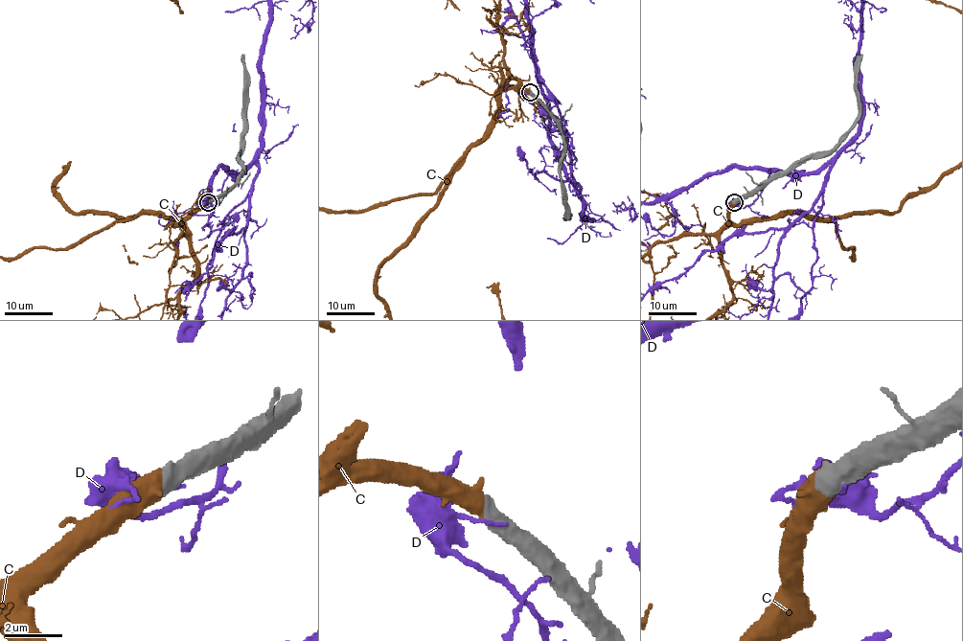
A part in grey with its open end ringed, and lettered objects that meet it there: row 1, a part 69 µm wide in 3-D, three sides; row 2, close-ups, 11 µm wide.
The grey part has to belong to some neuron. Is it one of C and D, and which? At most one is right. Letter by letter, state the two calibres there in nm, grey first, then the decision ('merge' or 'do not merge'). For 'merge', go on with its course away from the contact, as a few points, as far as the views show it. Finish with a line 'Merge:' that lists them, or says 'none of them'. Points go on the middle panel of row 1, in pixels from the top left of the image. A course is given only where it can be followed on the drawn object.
C: 650 nm thick on the grey side, 700 nm on the other; merge
D: 750 nm thick on the grey side, 140 nm on the other; do not merge
Merge: C

